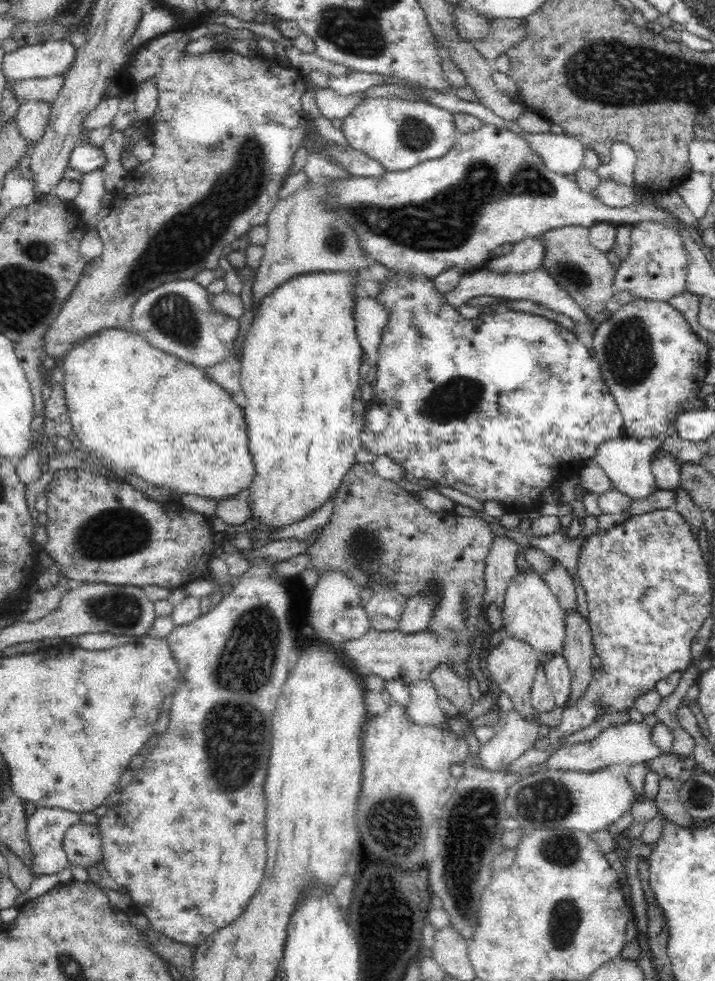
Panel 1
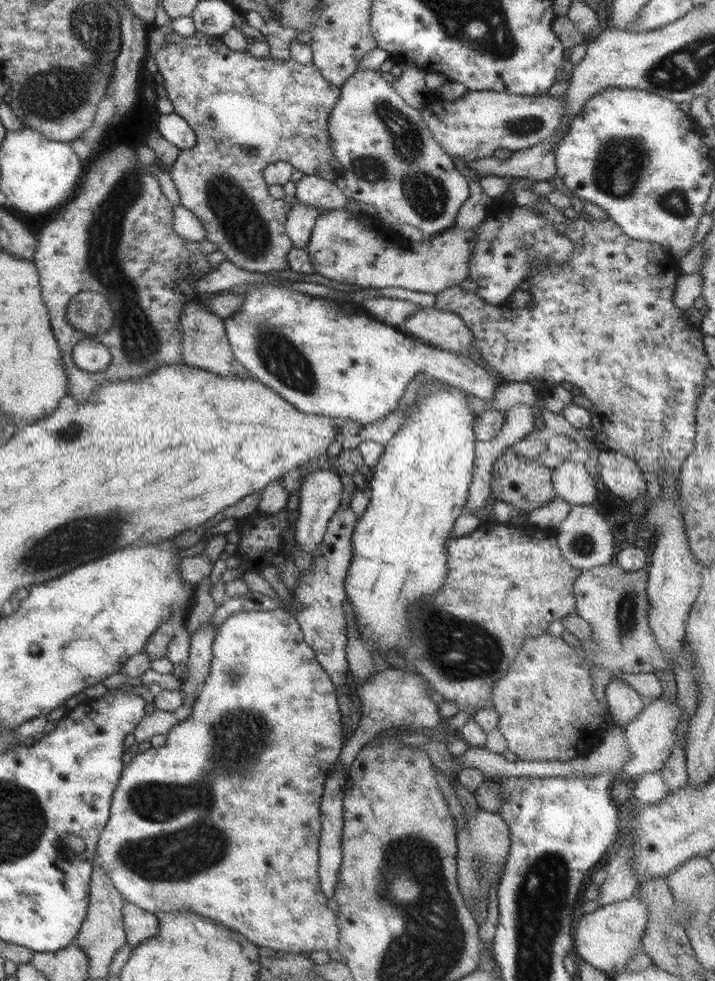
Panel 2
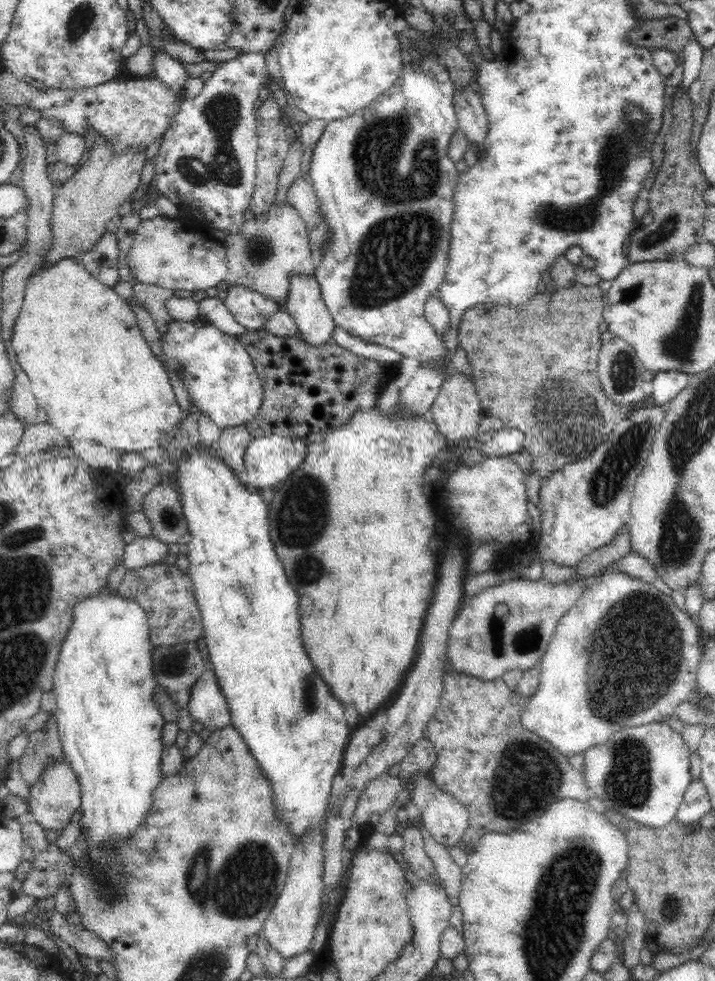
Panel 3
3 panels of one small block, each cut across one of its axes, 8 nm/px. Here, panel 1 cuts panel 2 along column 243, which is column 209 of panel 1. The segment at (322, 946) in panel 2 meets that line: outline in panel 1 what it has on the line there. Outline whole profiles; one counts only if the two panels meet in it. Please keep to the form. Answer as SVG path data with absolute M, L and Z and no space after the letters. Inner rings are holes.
M252 558L250 566L233 584L231 592L225 595L214 608L200 615L190 624L175 626L169 634L167 645L170 649L170 656L178 667L181 681L172 694L168 726L162 734L159 734L158 744L153 747L145 764L134 770L133 780L124 788L119 804L110 806L108 814L99 818L96 824L102 833L103 864L110 878L122 887L123 892L130 894L131 900L138 908L142 908L142 914L148 917L154 931L162 932L164 936L179 943L196 946L198 943L206 942L214 932L230 926L246 910L248 902L256 896L264 878L267 862L264 782L266 782L268 758L270 758L270 746L272 746L272 734L270 734L272 710L274 710L274 702L280 695L280 688L292 667L296 653L290 616L296 610L294 602L300 600L284 586L283 579L278 577L278 563L263 560L263 558Z

